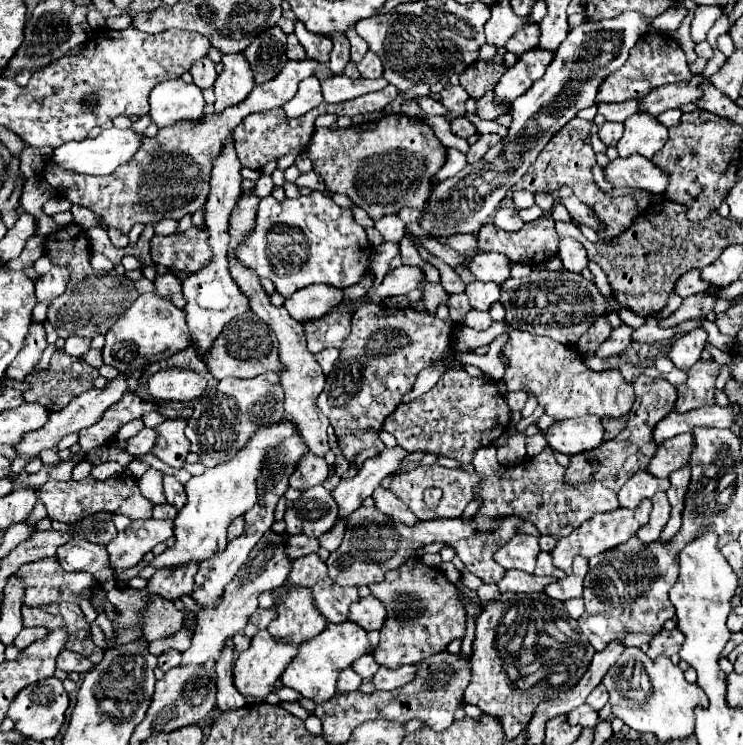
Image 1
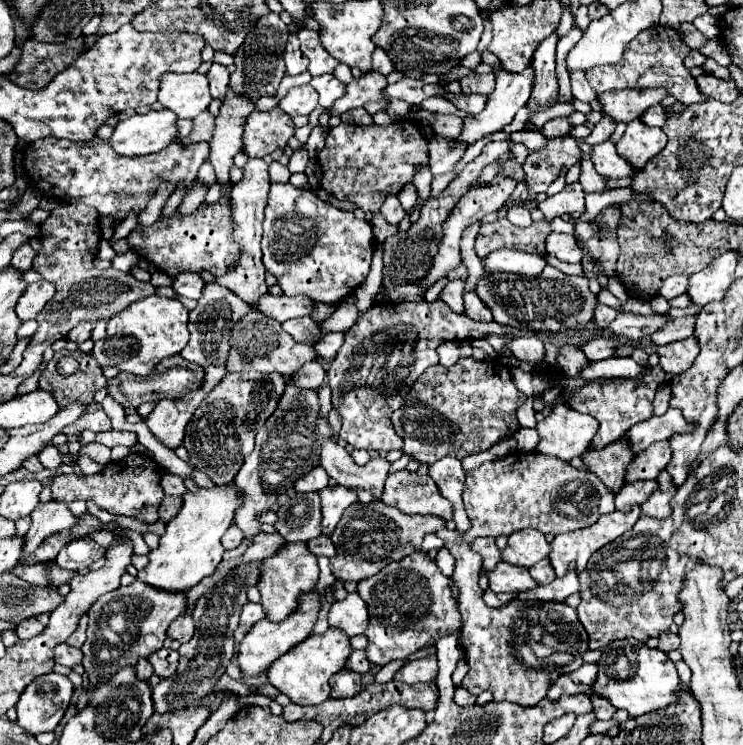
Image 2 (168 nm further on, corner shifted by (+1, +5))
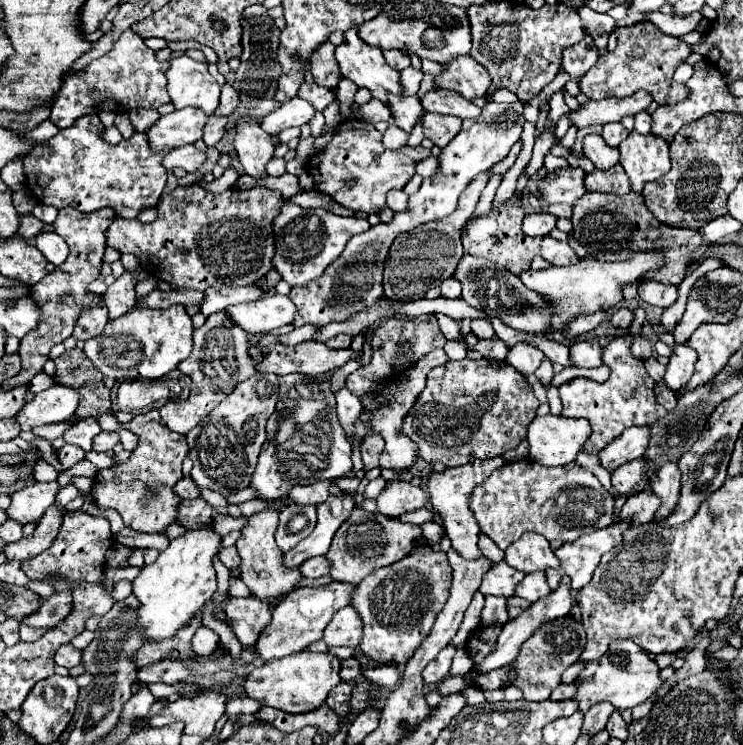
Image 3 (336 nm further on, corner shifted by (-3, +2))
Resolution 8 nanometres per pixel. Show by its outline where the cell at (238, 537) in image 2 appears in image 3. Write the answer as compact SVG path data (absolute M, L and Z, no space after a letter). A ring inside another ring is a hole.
M225 547L219 551L219 561L225 565L225 567L231 567L231 569L237 569L239 567L239 553L233 547Z

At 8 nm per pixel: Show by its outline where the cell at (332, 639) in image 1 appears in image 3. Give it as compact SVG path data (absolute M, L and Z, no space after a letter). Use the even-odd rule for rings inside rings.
M307 649L293 653L291 657L267 661L261 667L255 667L245 679L245 691L249 697L261 701L261 705L275 707L285 713L307 713L321 707L329 691L341 683L339 671L341 671L339 657L331 653L311 653Z

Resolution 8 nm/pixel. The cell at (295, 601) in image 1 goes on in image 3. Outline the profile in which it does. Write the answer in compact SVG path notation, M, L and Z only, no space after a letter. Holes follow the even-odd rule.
M265 509L261 513L255 513L249 517L249 525L241 531L239 541L235 543L241 565L239 565L239 577L245 581L245 585L251 589L251 593L271 605L271 599L281 599L291 589L297 587L297 583L303 579L303 573L299 567L291 569L283 563L283 551L275 545L275 529L279 523L279 509Z

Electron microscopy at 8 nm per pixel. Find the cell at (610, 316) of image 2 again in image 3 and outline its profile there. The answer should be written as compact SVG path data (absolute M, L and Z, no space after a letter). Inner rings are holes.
M625 307L617 309L615 313L611 313L611 323L613 323L617 329L627 329L629 323L631 323L631 319L633 319L633 311L631 311L631 309L625 309Z

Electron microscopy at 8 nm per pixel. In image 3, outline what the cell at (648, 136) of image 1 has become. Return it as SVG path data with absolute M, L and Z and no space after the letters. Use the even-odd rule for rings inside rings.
M631 131L629 137L619 145L621 165L631 179L631 189L641 193L643 185L657 181L671 169L669 143L655 135L641 135Z

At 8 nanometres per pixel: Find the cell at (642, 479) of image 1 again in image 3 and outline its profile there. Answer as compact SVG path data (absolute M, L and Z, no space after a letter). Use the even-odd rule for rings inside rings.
M643 489L643 493L635 493L629 495L619 517L621 519L629 519L631 523L647 523L653 521L653 513L659 509L659 497L655 497L655 493Z

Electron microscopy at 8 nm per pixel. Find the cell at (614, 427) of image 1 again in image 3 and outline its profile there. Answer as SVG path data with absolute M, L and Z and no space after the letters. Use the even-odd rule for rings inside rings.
M619 335L603 349L603 363L611 367L611 375L605 383L595 383L591 379L577 377L559 387L563 401L561 415L585 417L593 427L593 433L583 447L589 453L597 455L609 441L619 437L631 425L649 425L659 417L667 415L665 407L659 405L655 399L655 381L647 375L643 361L631 357L629 347L631 347L631 335Z

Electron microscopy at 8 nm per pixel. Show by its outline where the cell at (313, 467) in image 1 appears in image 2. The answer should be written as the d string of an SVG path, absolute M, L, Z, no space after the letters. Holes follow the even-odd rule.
M317 466L317 470L311 470L311 474L299 478L295 482L295 490L297 492L319 492L327 486L327 480L329 480L327 472L321 466Z

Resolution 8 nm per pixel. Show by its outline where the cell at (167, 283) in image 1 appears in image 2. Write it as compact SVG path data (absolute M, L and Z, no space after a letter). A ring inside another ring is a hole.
M179 274L175 280L173 280L173 290L179 294L179 296L187 296L187 298L201 298L203 294L203 288L205 288L205 280L199 276L199 274Z

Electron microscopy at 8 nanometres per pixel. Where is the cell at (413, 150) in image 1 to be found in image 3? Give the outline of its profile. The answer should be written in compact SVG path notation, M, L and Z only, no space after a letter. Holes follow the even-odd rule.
M349 119L339 125L337 135L329 141L325 151L315 153L307 171L315 179L315 189L333 197L339 205L363 211L379 213L385 205L385 195L391 189L403 189L407 181L415 175L415 165L431 155L425 147L399 147L397 151L385 149L381 143L381 133L365 121ZM351 183L351 185L349 185Z

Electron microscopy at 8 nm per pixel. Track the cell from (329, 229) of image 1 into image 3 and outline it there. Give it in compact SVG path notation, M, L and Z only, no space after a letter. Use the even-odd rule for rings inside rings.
M287 199L273 221L273 233L275 233L273 267L291 287L307 285L309 281L321 277L327 265L331 265L335 259L341 257L347 241L353 235L361 235L369 227L371 225L367 219L341 217L327 209L305 209Z

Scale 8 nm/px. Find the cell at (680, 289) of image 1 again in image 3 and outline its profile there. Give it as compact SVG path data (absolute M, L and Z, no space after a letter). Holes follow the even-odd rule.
M641 281L639 283L639 297L655 307L669 307L677 301L677 287L663 285L657 281Z

